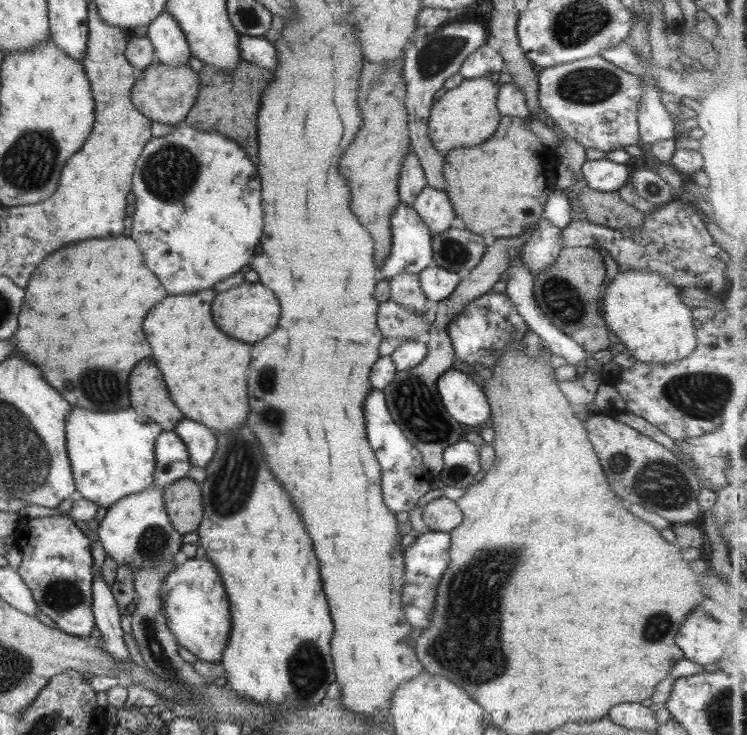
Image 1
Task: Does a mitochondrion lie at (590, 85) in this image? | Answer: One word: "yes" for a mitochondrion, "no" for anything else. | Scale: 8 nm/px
yes

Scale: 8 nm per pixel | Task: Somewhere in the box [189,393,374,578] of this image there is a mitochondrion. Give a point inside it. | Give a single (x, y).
(231, 486)

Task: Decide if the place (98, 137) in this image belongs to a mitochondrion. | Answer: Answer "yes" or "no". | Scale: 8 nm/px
no

